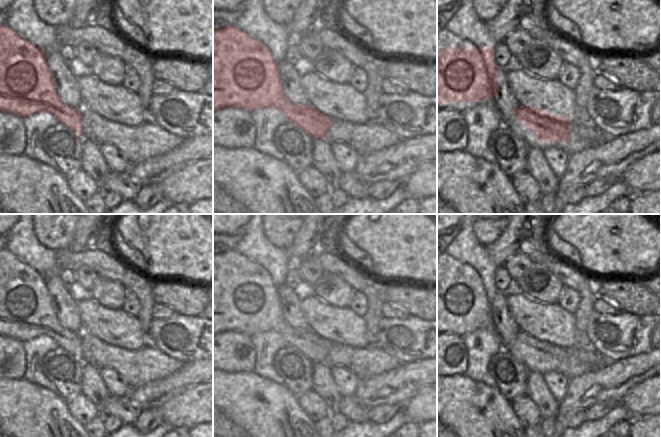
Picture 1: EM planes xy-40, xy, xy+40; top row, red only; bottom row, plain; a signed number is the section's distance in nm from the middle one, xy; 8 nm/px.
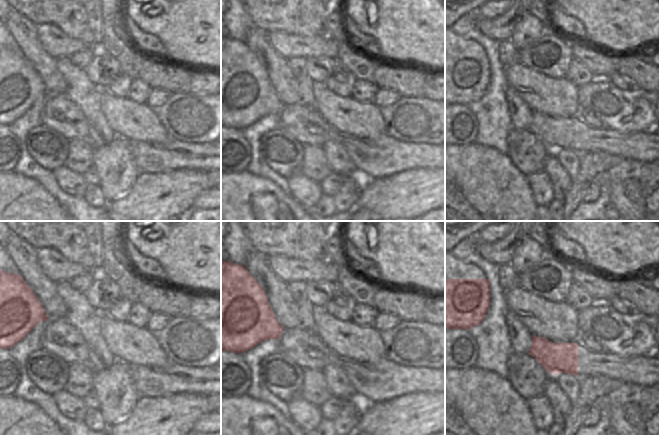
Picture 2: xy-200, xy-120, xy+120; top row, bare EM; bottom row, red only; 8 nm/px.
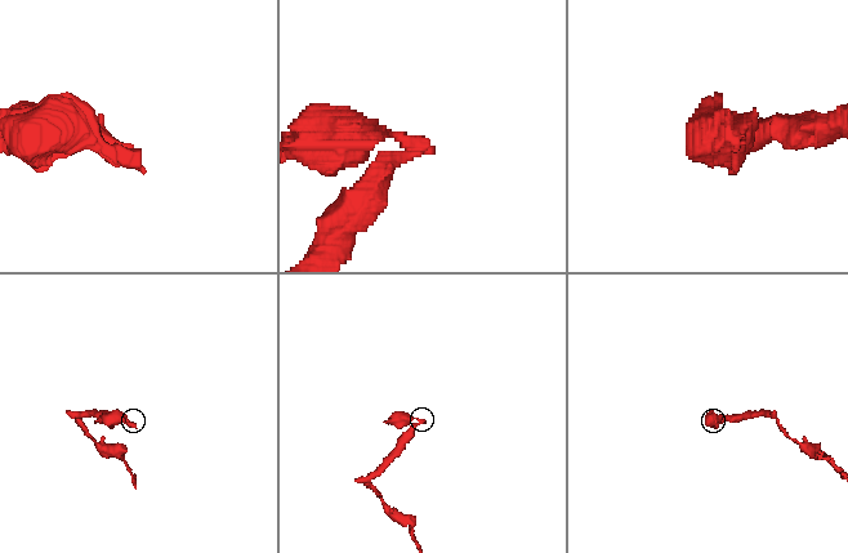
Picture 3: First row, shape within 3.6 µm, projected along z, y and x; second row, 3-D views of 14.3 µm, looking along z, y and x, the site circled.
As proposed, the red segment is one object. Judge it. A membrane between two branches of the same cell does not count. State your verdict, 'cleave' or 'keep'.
cleave

